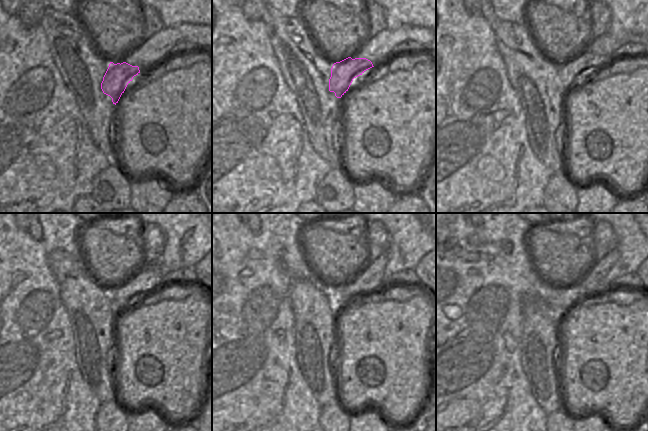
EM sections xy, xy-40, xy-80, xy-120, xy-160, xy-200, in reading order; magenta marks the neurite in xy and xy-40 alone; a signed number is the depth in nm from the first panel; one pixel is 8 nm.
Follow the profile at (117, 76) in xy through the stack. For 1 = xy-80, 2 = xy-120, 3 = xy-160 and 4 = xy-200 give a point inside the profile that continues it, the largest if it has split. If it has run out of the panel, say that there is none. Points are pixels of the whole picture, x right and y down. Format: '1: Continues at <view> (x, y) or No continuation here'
1: Continues at xy-80 (568, 71)
2: Continues at xy-120 (144, 281)
3: Continues at xy-160 (368, 280)
4: Continues at xy-200 (590, 280).

